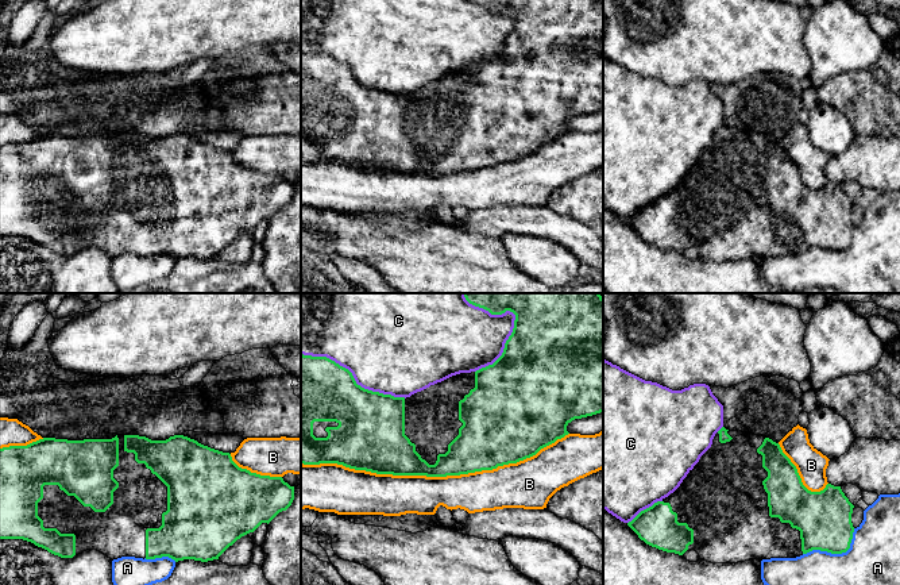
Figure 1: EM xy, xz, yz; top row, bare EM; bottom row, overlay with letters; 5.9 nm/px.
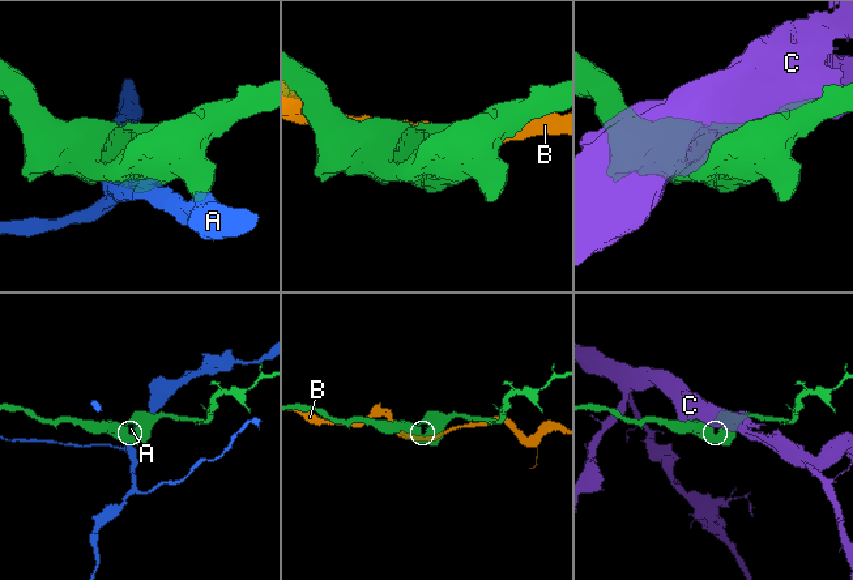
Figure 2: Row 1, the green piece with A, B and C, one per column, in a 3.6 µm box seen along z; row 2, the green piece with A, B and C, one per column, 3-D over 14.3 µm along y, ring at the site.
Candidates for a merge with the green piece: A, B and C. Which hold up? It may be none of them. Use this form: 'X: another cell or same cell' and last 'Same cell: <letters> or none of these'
A: another cell
B: another cell
C: another cell
Same cell: none of these

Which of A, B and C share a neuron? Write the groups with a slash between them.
A / B / C

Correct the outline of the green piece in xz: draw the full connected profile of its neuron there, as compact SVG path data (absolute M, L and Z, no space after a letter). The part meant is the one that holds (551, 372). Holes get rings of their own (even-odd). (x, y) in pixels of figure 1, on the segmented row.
M464 293L464 297L470 304L483 308L491 315L502 315L506 311L515 315L513 332L505 343L502 355L493 365L476 372L452 376L410 397L394 397L364 389L356 384L348 369L335 361L327 357L301 354L301 463L337 463L376 474L426 477L460 476L493 470L498 466L530 458L541 449L564 438L569 434L567 426L572 420L603 412L603 297L599 293Z

